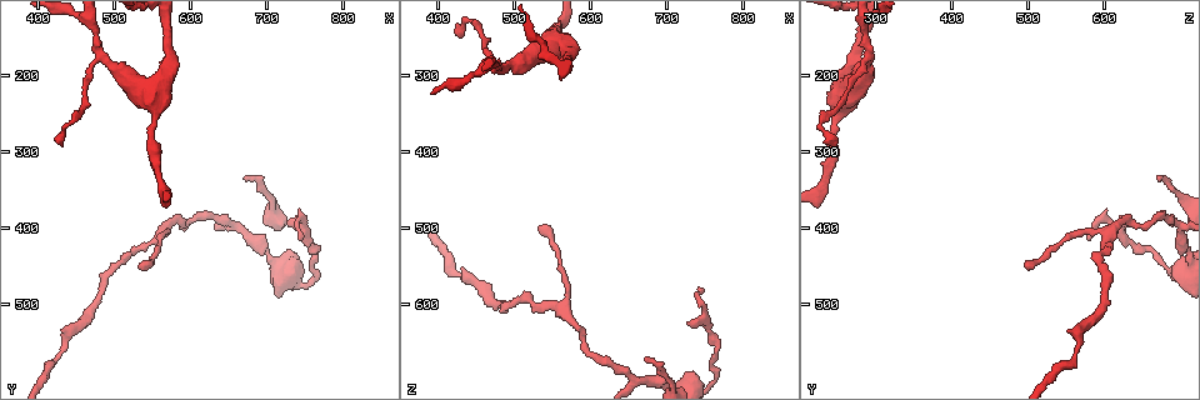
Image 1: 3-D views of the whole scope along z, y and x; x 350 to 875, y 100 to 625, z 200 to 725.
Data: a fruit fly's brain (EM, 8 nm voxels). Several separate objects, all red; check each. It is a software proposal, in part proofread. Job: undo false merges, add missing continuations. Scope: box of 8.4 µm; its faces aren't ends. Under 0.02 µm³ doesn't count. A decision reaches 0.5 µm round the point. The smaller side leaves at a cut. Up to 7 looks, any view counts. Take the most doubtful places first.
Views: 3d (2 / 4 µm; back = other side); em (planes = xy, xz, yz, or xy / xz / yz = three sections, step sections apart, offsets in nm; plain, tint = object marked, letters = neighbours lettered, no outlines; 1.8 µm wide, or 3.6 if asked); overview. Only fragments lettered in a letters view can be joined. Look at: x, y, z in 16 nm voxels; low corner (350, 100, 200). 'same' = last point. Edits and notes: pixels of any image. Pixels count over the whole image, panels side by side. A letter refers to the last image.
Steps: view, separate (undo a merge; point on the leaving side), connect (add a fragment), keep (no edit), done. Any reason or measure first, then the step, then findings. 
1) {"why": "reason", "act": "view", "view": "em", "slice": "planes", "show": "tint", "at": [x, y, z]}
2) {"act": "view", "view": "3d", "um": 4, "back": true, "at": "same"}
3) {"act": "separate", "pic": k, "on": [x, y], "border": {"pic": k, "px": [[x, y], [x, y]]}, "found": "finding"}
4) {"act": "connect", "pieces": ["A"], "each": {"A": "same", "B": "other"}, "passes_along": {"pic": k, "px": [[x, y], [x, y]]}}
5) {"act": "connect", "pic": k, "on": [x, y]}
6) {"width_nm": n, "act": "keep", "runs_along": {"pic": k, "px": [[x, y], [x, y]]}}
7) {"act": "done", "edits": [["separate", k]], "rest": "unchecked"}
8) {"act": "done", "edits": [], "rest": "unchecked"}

{"why": "three arms meet", "act": "view", "view": "3d", "um": 4, "at": [485, 175, 285]}

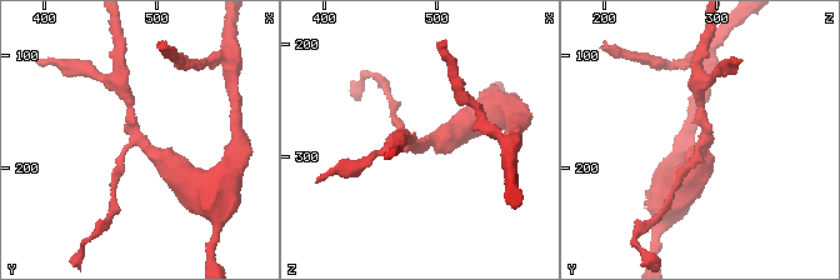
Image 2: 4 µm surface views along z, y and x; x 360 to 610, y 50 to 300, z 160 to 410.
{"act": "view", "view": "em", "slice": "planes", "show": "plain", "at": [488, 178, 290]}

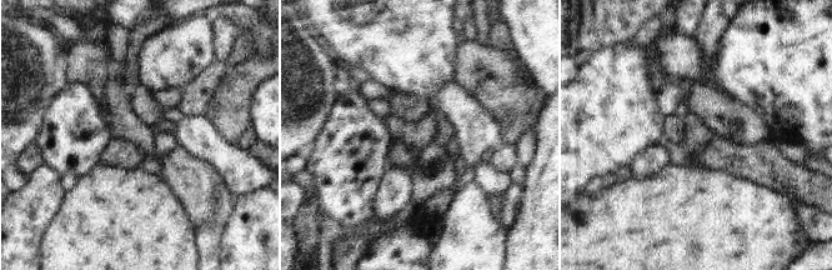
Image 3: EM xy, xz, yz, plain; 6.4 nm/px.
{"why": "see the neighbours", "act": "view", "view": "em", "slice": "planes", "show": "letters", "at": "same"}

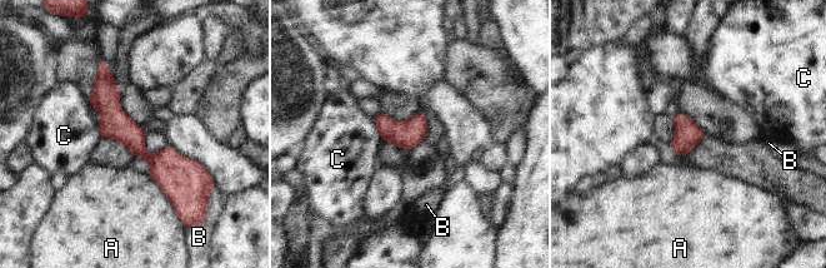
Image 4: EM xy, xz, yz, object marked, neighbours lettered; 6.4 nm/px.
{"longest_contact_nm": ["A", 280], "act": "keep", "each": {"A": "other", "B": "other", "C": "other"}, "runs_along": {"pic": 4, "px": [[103, 66], [113, 119], [148, 157], [194, 173]]}, "found": "continuous, no second cell"}

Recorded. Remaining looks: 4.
{"why": "an open end", "act": "view", "view": "3d", "um": 4, "at": [535, 450, 495]}

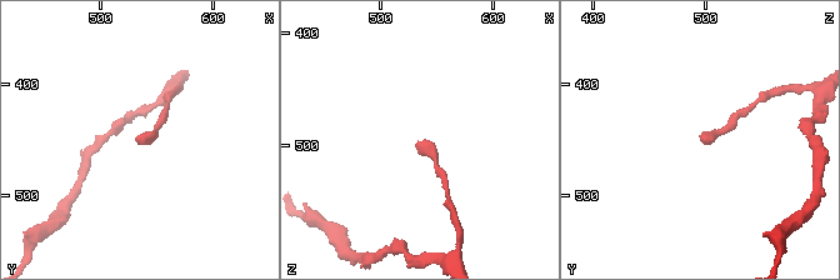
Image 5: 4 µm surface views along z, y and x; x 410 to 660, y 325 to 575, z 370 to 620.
{"why": "now the EM", "act": "view", "view": "em", "slice": "planes", "show": "letters", "at": [534, 450, 496]}

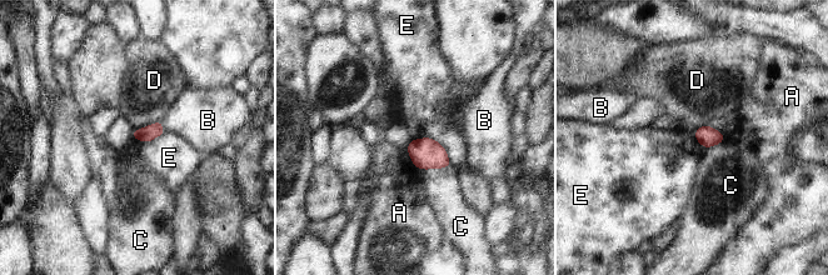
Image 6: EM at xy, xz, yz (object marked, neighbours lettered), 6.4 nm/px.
{"longest_contact_nm": ["E", 320], "act": "keep", "each": {"A": "other", "B": "other", "C": "other", "D": "other", "E": "other"}, "border": {"pic": 6, "px": [[412, 139], [434, 139], [452, 165]]}, "found": "no lettered fragment goes on from it"}

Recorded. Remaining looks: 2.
{"act": "done", "edits": [], "rest": "unchecked"}

